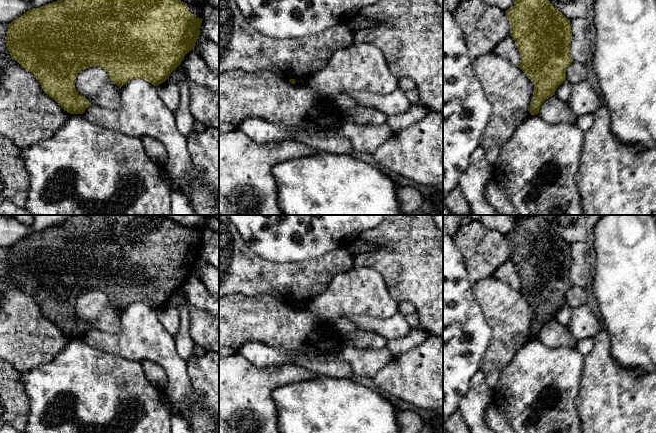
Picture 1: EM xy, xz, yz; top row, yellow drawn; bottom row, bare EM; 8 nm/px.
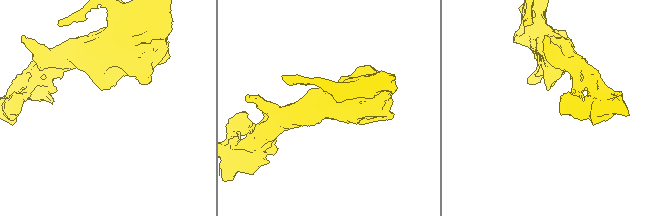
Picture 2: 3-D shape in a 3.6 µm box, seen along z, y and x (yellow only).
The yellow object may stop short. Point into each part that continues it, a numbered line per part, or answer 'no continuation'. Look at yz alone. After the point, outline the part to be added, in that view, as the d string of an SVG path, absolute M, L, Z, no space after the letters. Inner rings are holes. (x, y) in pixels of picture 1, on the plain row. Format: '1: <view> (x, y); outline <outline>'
1: yz (537, 392); outline M538 338L530 339L529 342L524 345L515 355L513 360L501 373L498 384L493 388L494 403L501 408L509 425L515 433L582 433L581 422L577 410L577 397L580 390L580 379L582 377L584 363L584 355L582 355L577 347L560 347L551 348L540 342Z

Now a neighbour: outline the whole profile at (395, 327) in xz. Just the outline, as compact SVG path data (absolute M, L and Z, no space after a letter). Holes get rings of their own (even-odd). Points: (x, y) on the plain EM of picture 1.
M398 313L390 318L375 318L367 315L346 315L359 329L377 333L387 340L404 338L411 327L405 320L404 315Z

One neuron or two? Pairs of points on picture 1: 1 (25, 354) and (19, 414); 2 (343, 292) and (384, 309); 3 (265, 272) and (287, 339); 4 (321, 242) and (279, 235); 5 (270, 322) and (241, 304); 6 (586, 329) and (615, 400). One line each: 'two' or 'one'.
1: two
2: one
3: two
4: one
5: one
6: two

